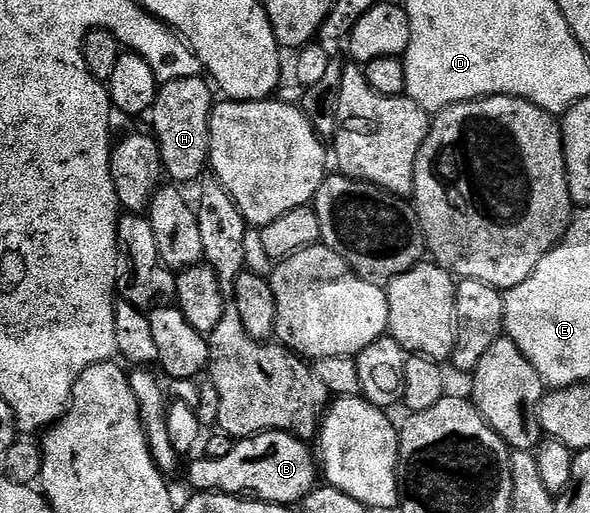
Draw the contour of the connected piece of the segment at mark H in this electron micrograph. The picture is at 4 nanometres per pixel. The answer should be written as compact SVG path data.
M203 76L177 78L160 87L149 113L151 124L155 127L153 135L159 142L159 159L163 162L166 179L171 179L168 181L179 186L196 183L203 168L205 172L209 164L213 107L210 87L212 88L212 85Z

